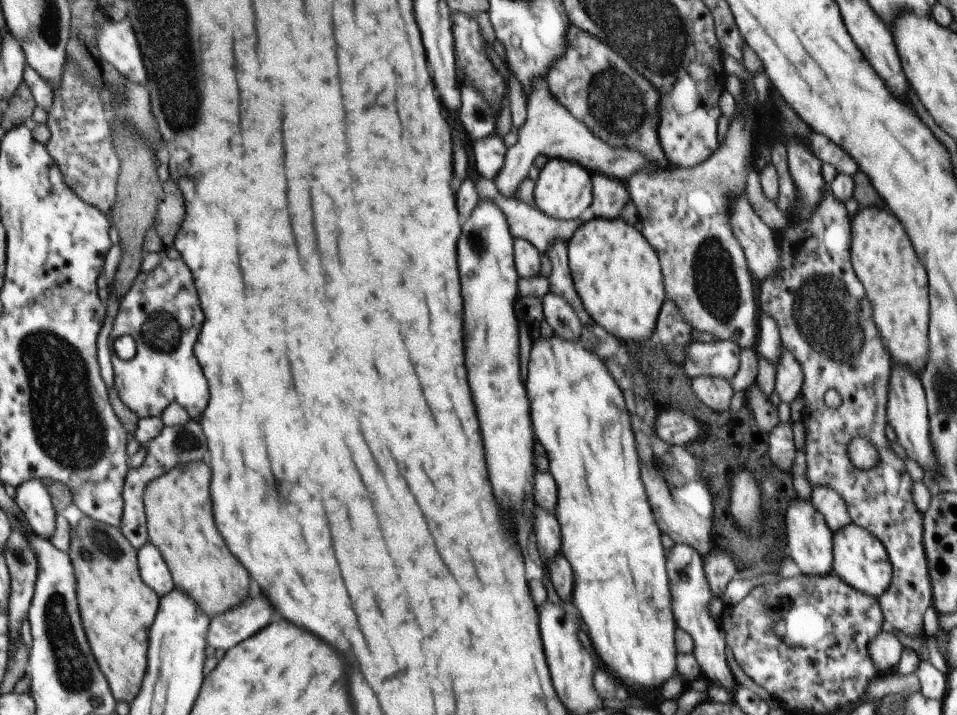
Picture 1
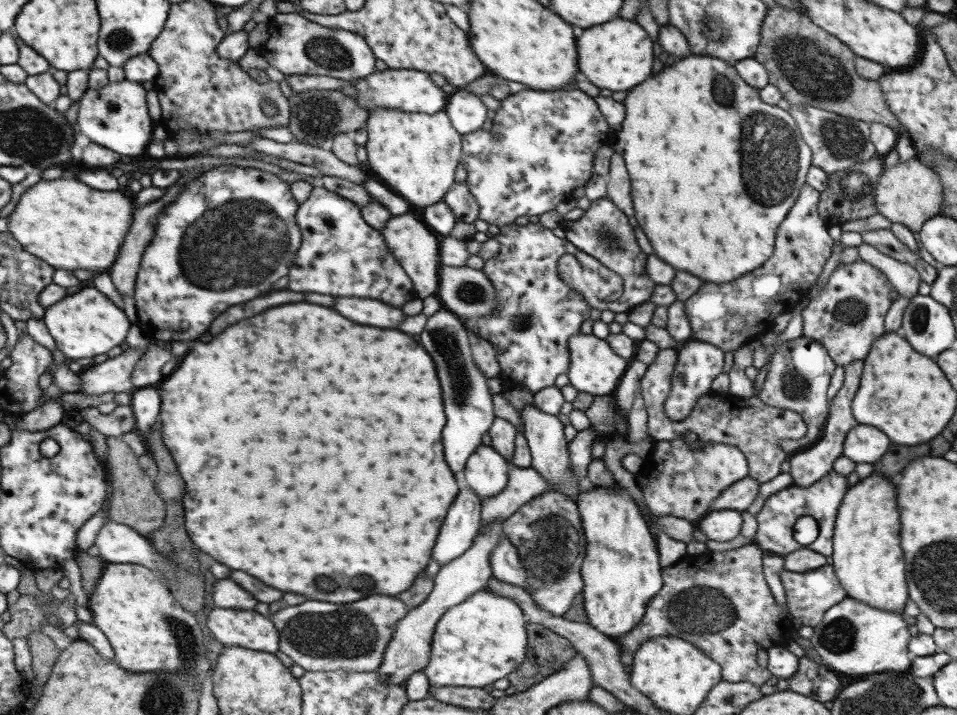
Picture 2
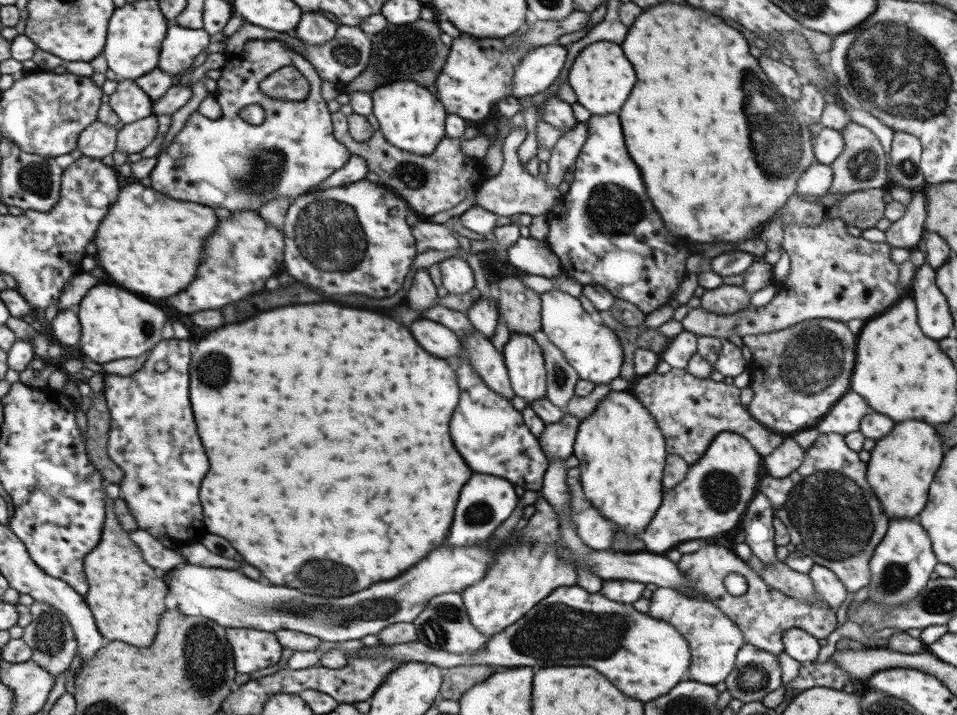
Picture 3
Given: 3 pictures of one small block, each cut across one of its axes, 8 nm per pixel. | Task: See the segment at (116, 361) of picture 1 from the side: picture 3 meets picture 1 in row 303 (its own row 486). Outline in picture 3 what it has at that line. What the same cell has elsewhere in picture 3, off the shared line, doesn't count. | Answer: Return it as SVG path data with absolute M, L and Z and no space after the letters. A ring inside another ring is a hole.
M161 340L159 344L155 344L155 348L149 352L145 364L130 376L115 376L113 374L103 374L103 390L101 392L104 401L109 411L109 432L106 444L107 456L111 459L122 471L123 478L119 482L120 498L125 501L129 512L135 517L135 523L137 523L137 529L143 530L153 537L158 534L162 534L164 537L171 538L171 540L181 540L185 544L193 544L193 542L199 542L203 536L205 536L205 530L203 530L203 524L201 524L201 506L199 506L199 500L197 500L197 490L199 490L199 480L203 478L203 474L207 472L207 456L203 452L203 446L197 438L197 432L195 432L195 422L193 422L193 416L191 416L191 408L189 408L189 398L187 398L187 370L189 370L189 358L191 358L191 352L189 352L189 344L187 340ZM155 362L165 362L167 364L167 370L165 372L155 372Z

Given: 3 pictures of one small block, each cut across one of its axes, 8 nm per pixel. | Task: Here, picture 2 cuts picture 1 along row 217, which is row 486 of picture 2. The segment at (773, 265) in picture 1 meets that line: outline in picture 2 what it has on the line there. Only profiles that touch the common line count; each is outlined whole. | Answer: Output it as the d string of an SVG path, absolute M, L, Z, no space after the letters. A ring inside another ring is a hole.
M745 476L722 490L719 496L709 503L707 513L715 510L745 511L747 507L751 506L757 494L759 494L759 482Z

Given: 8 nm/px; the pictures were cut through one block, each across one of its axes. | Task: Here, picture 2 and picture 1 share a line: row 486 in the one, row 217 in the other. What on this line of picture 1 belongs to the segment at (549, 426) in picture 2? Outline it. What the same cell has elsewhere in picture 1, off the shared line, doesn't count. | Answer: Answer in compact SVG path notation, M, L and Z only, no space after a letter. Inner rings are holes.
M547 158L534 180L532 202L538 211L554 219L564 221L581 219L587 215L588 204L592 201L591 173L580 164L555 158Z

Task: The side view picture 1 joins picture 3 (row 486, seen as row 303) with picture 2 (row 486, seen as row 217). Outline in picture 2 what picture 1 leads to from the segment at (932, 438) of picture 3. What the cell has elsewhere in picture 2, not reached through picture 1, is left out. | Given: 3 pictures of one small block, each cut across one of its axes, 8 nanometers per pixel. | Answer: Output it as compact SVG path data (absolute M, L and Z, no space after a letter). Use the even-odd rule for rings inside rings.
M869 476L848 487L839 504L833 532L831 567L846 597L862 604L901 615L908 601L901 550L897 546L895 488L883 476Z

